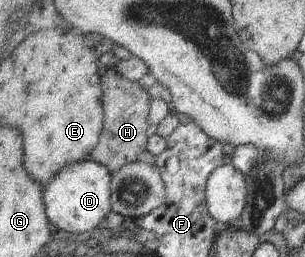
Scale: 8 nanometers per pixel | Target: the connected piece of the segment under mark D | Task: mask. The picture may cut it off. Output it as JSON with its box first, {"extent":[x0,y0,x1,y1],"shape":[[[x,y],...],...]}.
{"extent":[43,159,113,238],"shape":[[[88,159],[68,165],[52,179],[50,185],[43,187],[44,203],[47,214],[55,229],[64,229],[75,238],[84,238],[103,225],[108,213],[113,210],[111,170],[100,162]]]}

